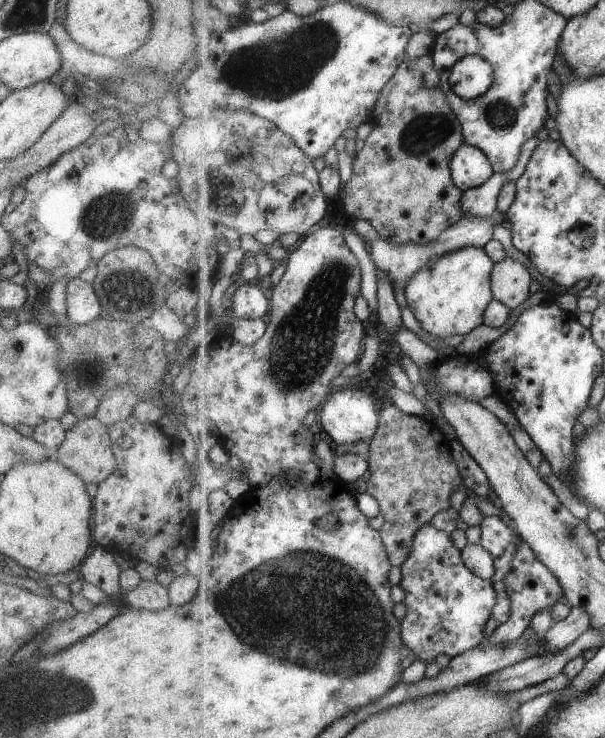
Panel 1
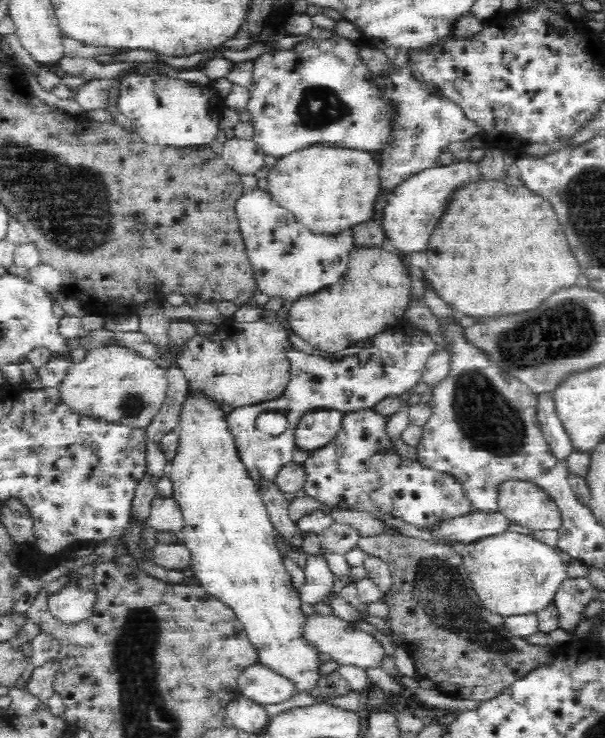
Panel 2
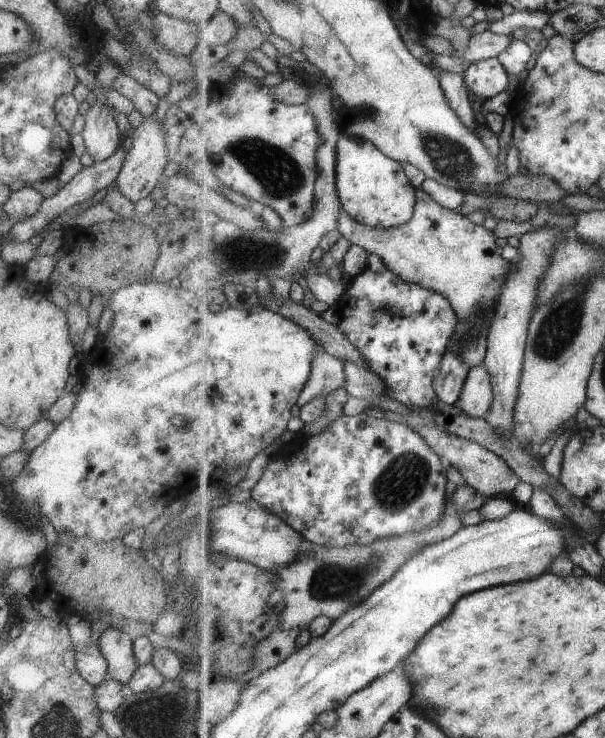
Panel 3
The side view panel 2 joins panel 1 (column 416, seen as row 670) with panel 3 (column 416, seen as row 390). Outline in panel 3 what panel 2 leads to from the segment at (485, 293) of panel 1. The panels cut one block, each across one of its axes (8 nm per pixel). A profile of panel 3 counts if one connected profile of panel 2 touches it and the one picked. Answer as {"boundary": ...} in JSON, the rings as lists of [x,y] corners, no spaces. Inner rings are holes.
{"boundary":[[[341,134],[337,159],[338,191],[343,208],[360,223],[390,229],[414,217],[417,188],[404,169],[404,163],[386,155],[374,142]]]}

